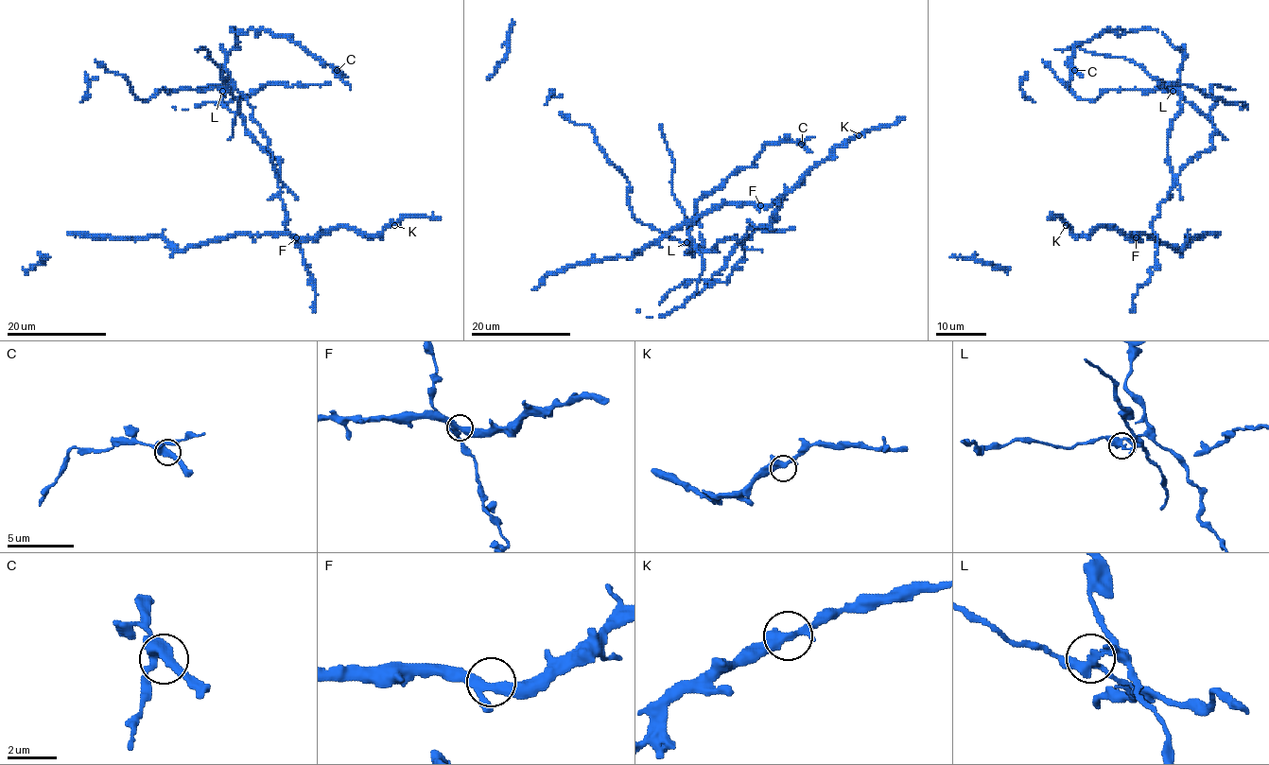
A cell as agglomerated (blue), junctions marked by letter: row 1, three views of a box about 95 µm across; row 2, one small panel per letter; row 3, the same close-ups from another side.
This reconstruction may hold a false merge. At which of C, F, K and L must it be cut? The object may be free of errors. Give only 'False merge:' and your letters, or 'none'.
False merge: L

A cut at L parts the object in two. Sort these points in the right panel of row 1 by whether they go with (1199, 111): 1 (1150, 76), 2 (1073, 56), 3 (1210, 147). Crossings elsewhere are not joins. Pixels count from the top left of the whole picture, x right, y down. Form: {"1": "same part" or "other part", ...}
{"1": "same part", "2": "other part", "3": "other part"}

